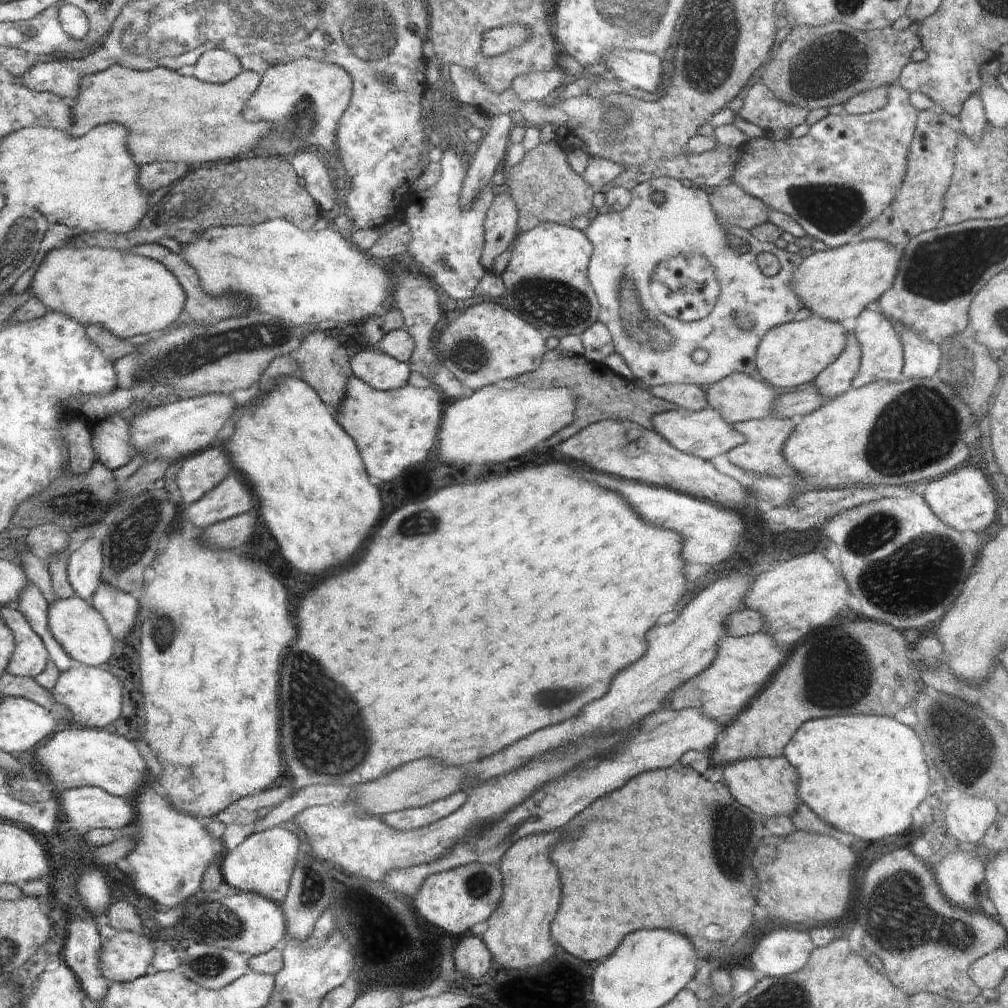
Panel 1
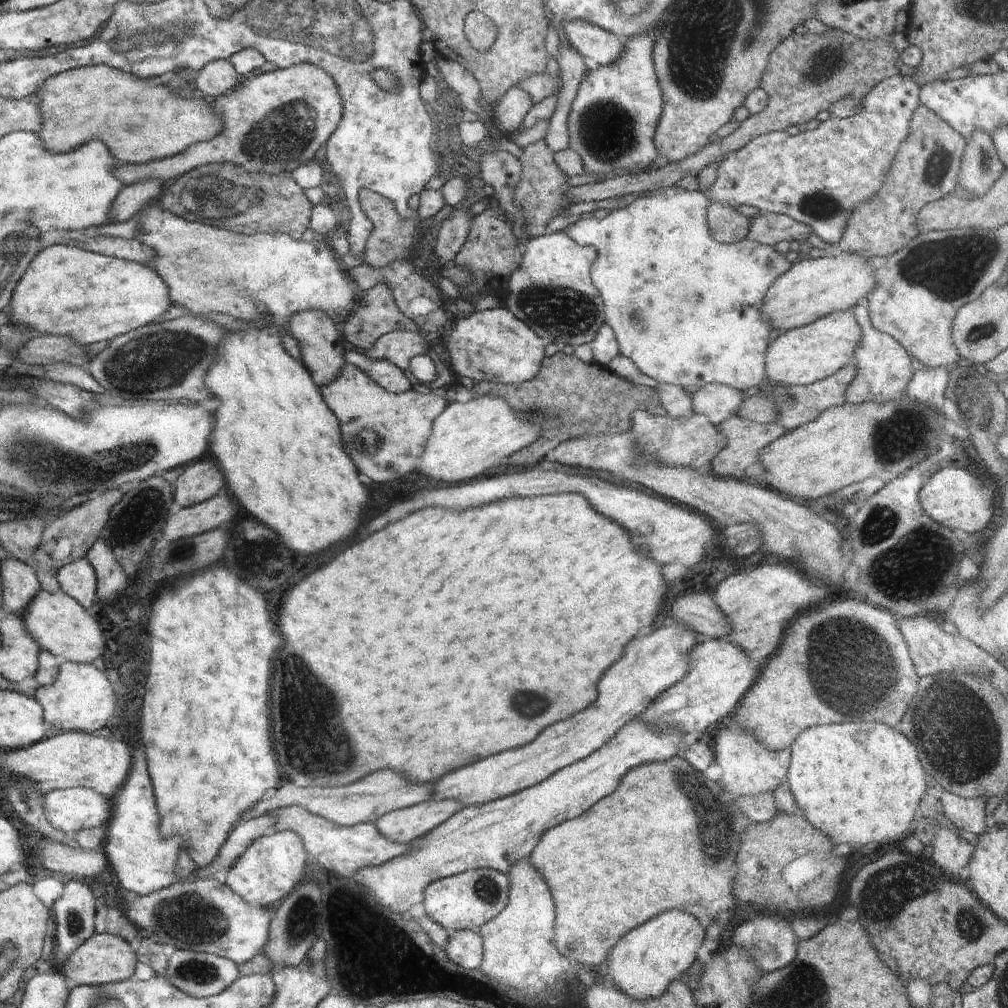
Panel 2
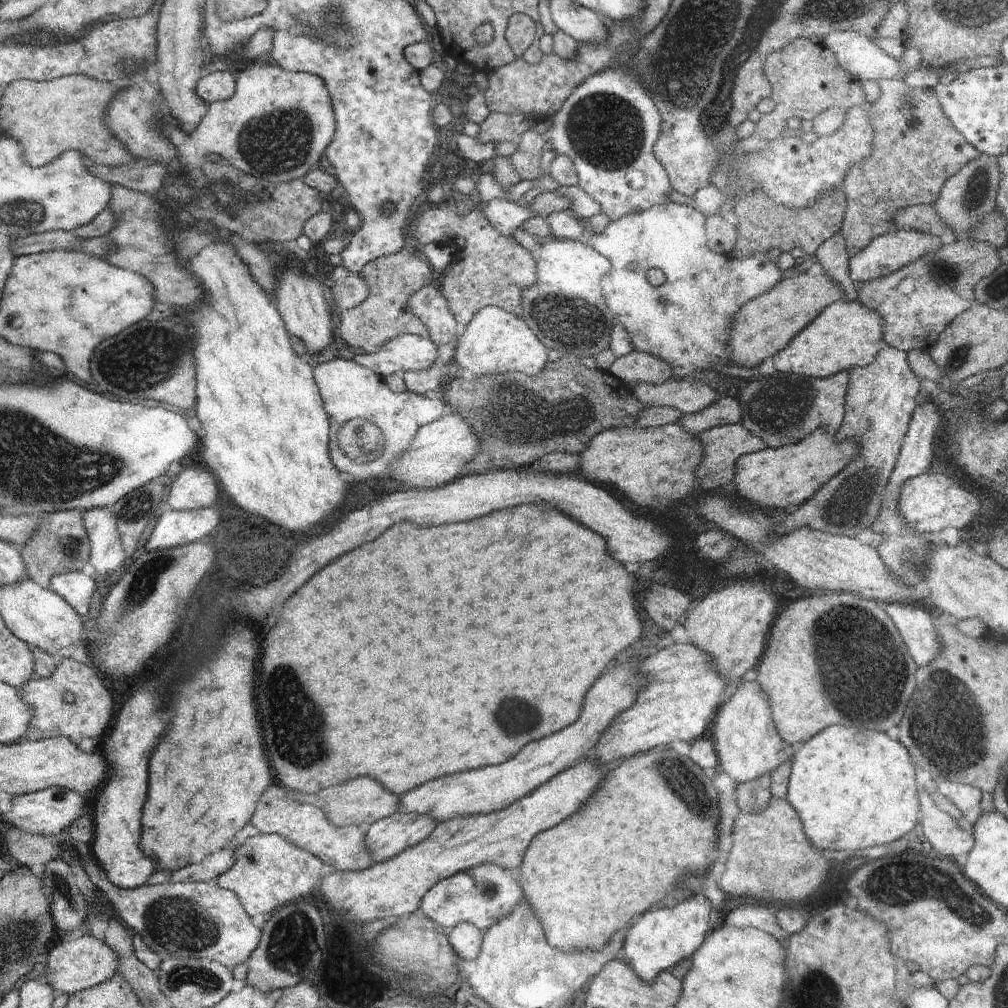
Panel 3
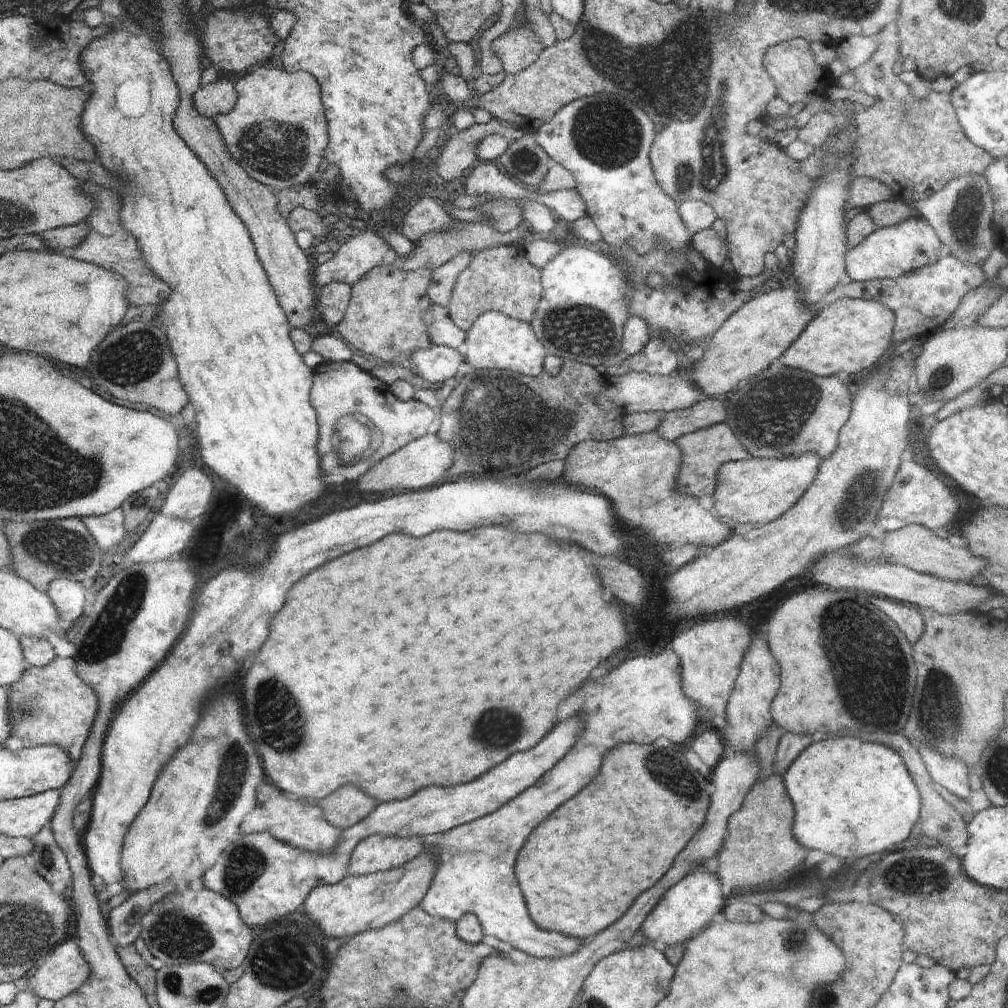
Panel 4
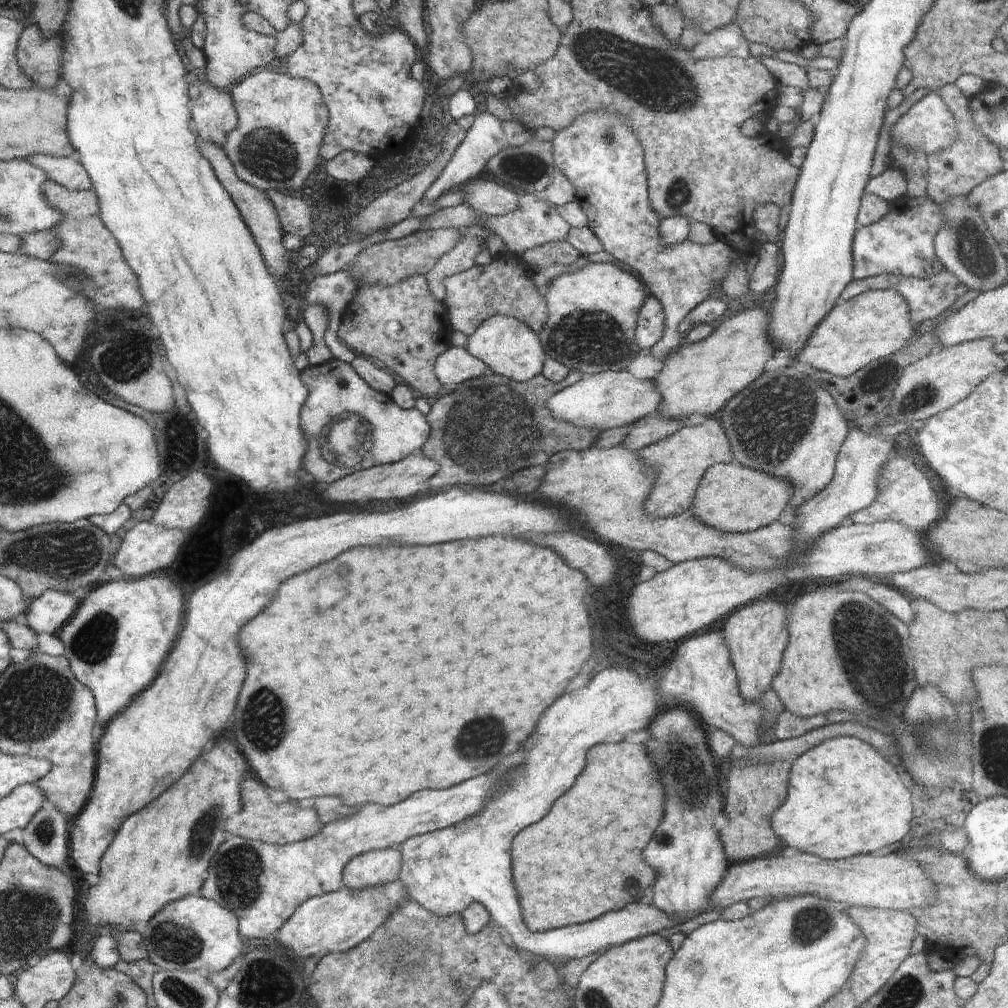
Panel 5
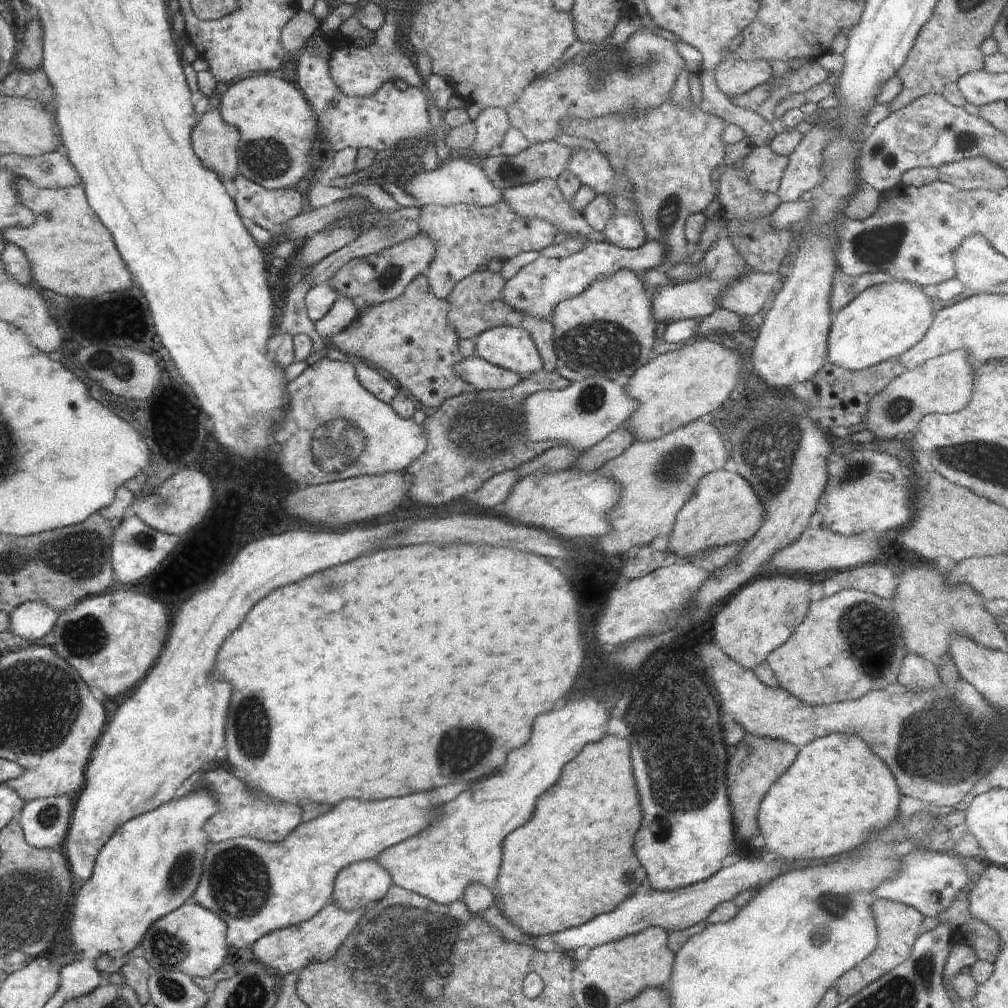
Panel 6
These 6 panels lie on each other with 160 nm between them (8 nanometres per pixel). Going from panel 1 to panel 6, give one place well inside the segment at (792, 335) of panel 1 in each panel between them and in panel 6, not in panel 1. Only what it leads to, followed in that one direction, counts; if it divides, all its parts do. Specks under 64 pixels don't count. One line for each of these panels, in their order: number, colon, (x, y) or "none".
2: (804, 355)
3: (846, 334)
4: (849, 336)
5: (876, 324)
6: (883, 321)

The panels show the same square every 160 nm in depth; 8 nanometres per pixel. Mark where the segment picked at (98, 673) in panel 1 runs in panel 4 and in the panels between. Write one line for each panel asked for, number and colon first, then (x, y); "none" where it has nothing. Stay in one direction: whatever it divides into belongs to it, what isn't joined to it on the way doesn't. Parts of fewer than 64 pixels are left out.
2: (81, 699)
3: (73, 702)
4: (50, 705)

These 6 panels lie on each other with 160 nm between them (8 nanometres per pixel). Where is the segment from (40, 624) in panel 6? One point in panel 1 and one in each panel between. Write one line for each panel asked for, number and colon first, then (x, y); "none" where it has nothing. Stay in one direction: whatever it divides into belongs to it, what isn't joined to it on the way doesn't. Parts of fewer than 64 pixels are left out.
1: (86, 564)
2: (78, 579)
3: (77, 588)
4: (68, 595)
5: (48, 613)

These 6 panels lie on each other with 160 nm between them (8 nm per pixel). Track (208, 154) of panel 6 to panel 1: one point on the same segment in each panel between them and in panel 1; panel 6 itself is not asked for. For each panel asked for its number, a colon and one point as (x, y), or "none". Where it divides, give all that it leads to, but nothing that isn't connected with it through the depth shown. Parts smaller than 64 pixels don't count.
1: (219, 66)
2: (219, 77)
3: (217, 86)
4: (217, 98)
5: (214, 112)

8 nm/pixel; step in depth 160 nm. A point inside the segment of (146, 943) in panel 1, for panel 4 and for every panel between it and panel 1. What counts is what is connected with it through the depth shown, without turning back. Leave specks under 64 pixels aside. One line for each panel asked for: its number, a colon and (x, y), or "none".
2: (104, 959)
3: (71, 967)
4: (66, 968)

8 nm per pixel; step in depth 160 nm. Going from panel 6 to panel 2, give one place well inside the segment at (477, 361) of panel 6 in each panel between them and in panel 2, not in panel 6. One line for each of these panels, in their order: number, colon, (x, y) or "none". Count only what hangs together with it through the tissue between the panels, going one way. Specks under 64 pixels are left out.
2: (399, 347)
3: (407, 352)
4: (438, 363)
5: (456, 365)

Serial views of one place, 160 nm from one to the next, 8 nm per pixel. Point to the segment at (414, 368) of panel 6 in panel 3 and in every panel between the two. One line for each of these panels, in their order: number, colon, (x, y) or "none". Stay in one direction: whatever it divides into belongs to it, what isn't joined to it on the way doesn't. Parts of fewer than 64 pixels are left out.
3: (390, 280)
4: (384, 317)
5: (403, 326)

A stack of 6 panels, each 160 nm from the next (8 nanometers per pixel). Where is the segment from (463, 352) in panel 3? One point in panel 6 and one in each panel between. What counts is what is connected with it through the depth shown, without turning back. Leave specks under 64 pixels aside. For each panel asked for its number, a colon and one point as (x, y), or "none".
4: (495, 341)
5: (507, 347)
6: (512, 348)

